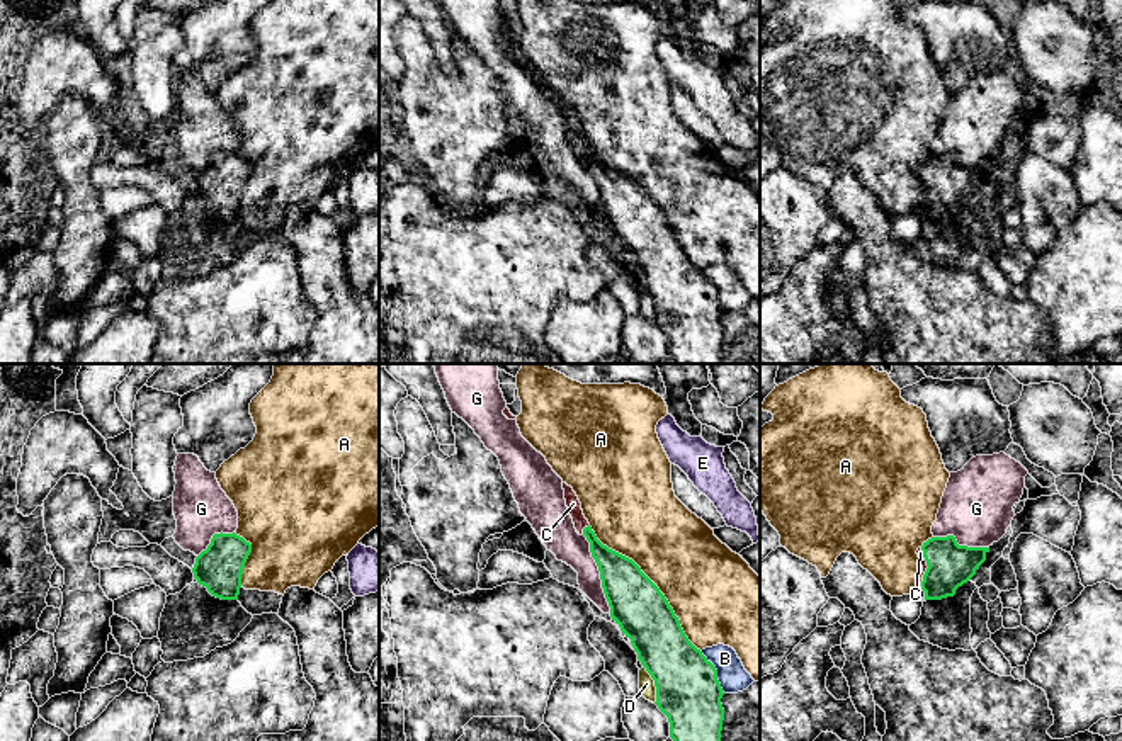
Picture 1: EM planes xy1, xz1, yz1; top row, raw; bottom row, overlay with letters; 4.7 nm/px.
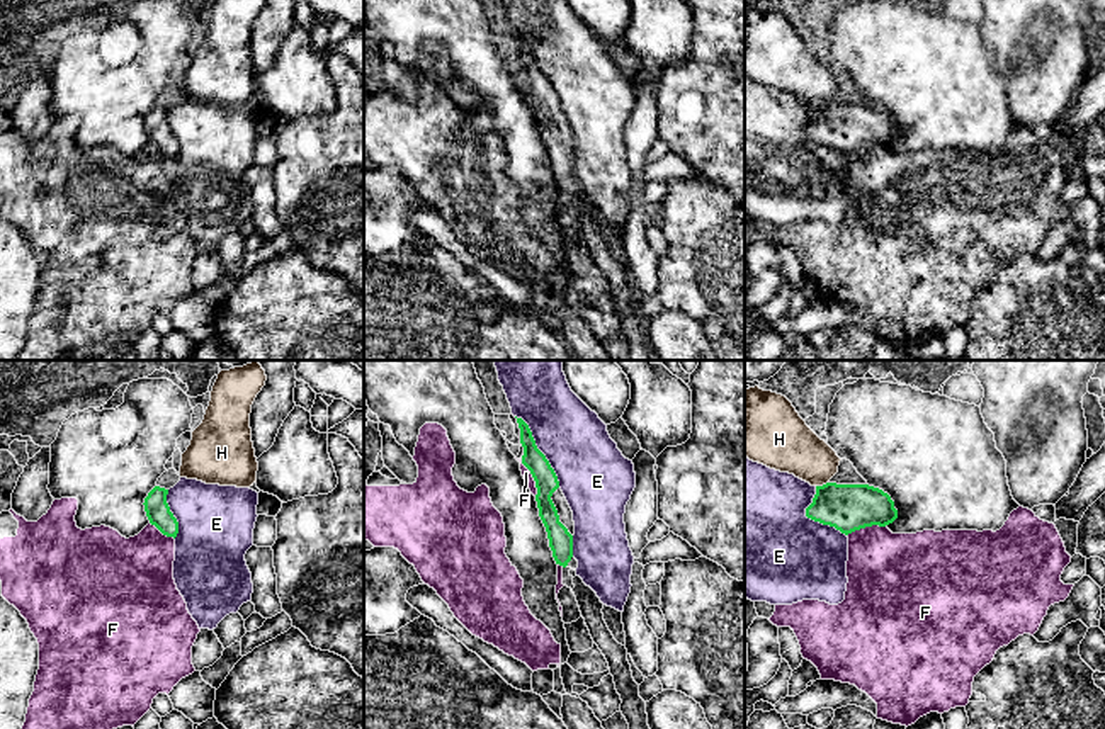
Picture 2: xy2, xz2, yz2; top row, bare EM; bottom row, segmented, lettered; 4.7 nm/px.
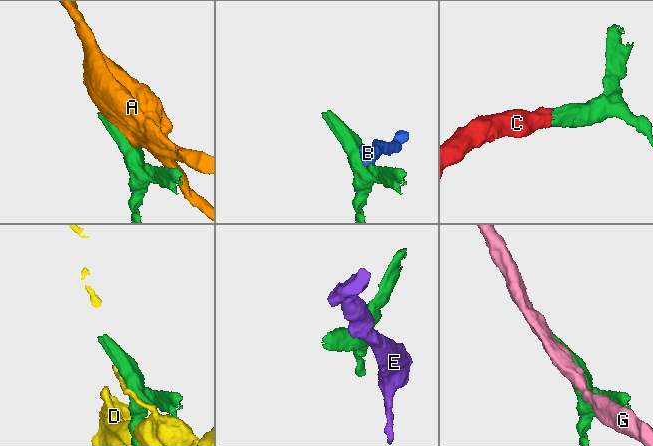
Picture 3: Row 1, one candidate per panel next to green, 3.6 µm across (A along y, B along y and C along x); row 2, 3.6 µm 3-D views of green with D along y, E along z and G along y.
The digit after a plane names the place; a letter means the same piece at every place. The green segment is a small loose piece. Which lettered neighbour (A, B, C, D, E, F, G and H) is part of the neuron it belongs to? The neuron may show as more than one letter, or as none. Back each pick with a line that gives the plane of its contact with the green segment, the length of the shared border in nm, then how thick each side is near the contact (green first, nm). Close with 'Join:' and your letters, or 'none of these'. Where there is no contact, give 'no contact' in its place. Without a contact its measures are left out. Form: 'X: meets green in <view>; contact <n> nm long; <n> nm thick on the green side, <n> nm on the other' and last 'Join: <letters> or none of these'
C: meets green in xz1; contact 70 nm long; 160 nm thick on the green side, 70 nm on the other
Join: C

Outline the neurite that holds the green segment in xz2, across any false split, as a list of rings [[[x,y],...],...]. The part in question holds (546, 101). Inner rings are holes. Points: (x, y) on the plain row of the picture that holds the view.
[[[517,37],[517,42],[520,48],[520,63],[524,66],[522,83],[530,90],[536,100],[536,121],[539,136],[547,151],[552,177],[556,184],[566,187],[573,177],[573,131],[559,107],[554,88],[537,68],[529,44],[522,37]]]

